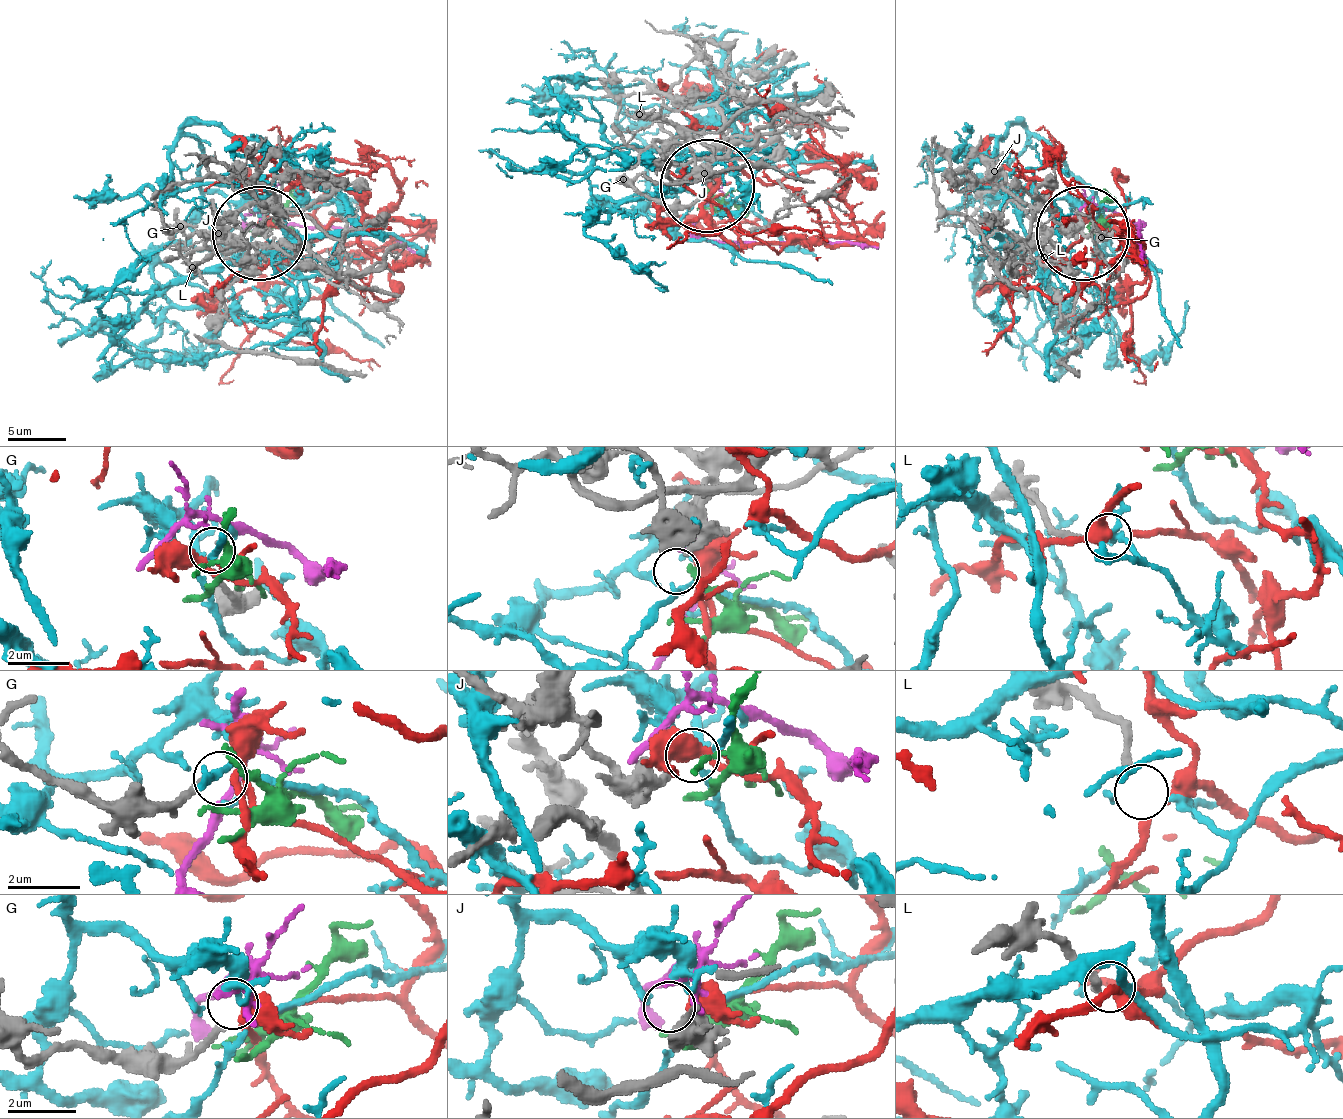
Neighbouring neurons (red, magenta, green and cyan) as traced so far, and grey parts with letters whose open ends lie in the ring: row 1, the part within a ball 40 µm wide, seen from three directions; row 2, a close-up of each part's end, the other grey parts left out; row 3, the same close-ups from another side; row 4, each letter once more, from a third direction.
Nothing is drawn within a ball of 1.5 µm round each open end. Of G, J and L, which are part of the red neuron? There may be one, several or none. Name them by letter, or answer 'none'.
L

